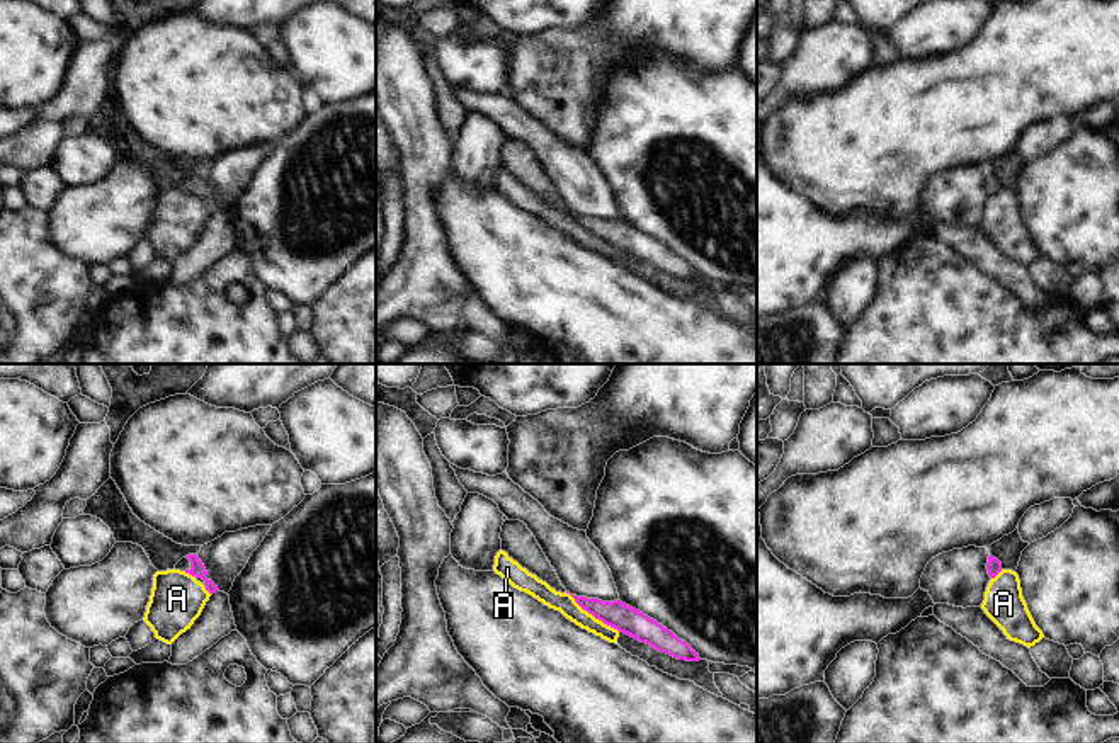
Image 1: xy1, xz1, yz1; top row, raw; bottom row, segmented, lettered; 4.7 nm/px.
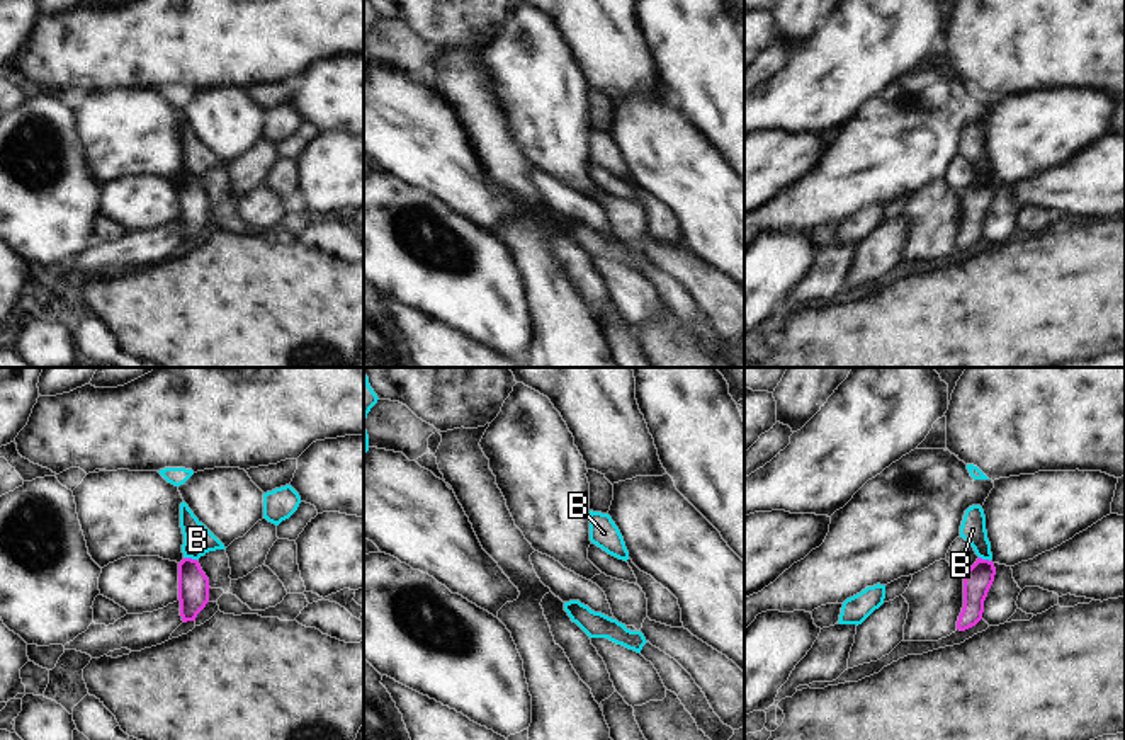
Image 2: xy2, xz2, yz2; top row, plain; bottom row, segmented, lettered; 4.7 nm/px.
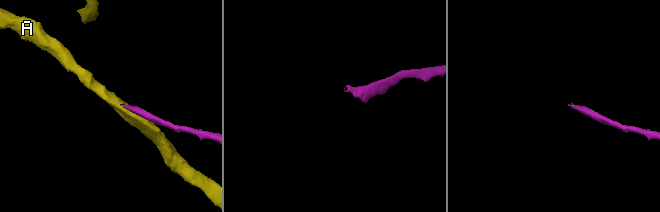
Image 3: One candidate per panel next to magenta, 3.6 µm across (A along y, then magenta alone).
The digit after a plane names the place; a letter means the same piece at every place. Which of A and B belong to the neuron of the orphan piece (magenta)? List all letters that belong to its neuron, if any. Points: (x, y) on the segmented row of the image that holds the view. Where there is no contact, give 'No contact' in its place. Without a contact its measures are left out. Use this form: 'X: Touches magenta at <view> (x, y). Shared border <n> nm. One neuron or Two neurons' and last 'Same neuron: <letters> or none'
A: Touches magenta at xz1 (592, 614). Shared border 320 nm. Two neurons
B: Touches magenta at xy2 (191, 558). Shared border 70 nm. Two neurons
Same neuron: none.

